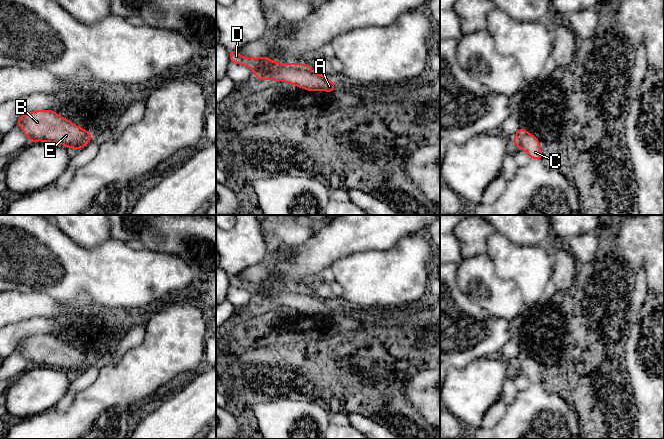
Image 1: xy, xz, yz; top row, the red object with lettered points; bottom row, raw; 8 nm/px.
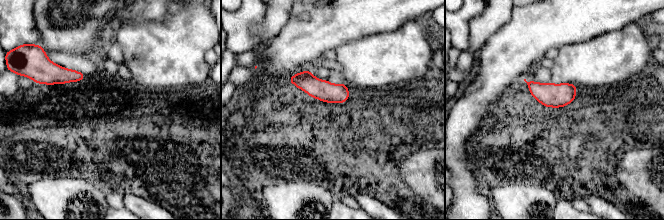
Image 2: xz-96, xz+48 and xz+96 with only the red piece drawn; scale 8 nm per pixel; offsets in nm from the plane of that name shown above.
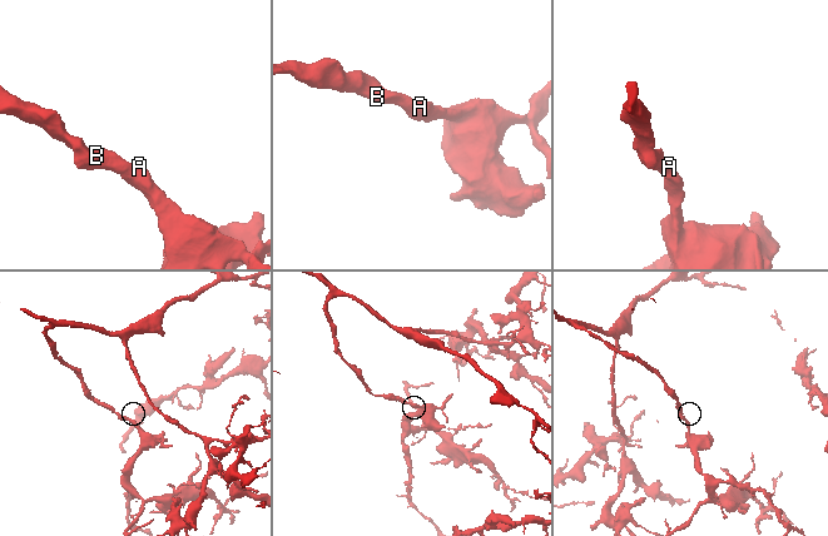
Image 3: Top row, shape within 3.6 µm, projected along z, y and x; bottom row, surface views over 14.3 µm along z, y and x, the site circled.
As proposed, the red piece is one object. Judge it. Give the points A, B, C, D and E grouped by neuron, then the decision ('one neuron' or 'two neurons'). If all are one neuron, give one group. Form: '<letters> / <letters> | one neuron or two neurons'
A B C D E | one neuron

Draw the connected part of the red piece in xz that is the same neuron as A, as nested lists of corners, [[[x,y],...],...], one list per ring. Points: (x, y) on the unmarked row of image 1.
[[[237,274],[229,275],[230,287],[250,292],[260,305],[274,304],[290,307],[307,315],[327,315],[336,313],[334,306],[314,296],[308,288],[277,287],[265,280],[259,282],[242,281]]]

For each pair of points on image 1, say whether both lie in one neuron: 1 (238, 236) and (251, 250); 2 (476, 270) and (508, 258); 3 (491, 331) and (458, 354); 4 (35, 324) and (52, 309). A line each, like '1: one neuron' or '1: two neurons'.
1: one neuron
2: two neurons
3: one neuron
4: two neurons

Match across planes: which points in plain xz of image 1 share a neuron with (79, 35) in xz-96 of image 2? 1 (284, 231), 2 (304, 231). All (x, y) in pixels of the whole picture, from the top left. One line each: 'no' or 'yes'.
1: yes
2: yes

